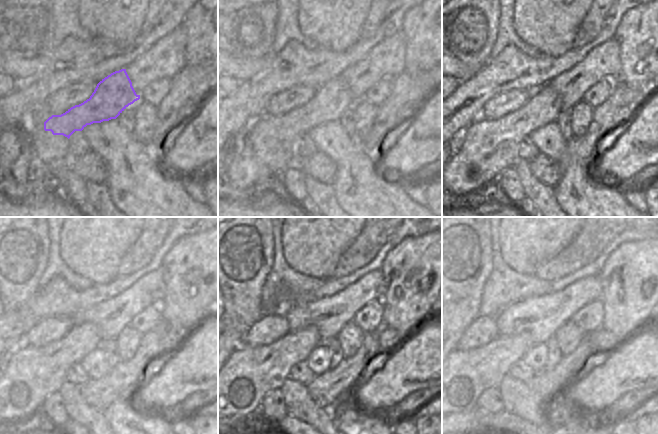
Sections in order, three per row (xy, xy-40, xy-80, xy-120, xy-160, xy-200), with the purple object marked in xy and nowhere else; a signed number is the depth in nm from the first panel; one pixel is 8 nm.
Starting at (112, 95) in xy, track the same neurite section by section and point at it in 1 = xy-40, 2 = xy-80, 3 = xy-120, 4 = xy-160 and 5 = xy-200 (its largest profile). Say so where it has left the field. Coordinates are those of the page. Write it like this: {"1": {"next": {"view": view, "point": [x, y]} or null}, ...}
{"1": {"next": {"view": "xy-40", "point": [268, 149]}}, "2": {"next": {"view": "xy-80", "point": [487, 148]}}, "3": {"next": {"view": "xy-120", "point": [30, 374]}}, "4": {"next": {"view": "xy-160", "point": [249, 373]}}, "5": {"next": {"view": "xy-200", "point": [463, 376]}}}

